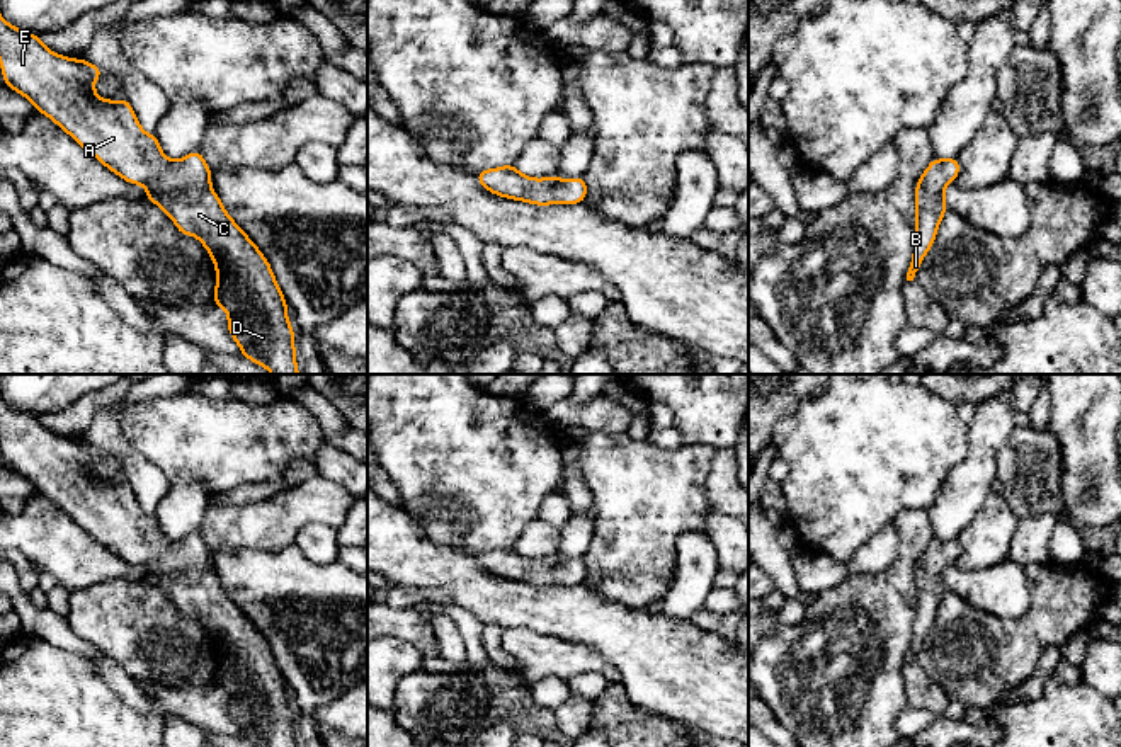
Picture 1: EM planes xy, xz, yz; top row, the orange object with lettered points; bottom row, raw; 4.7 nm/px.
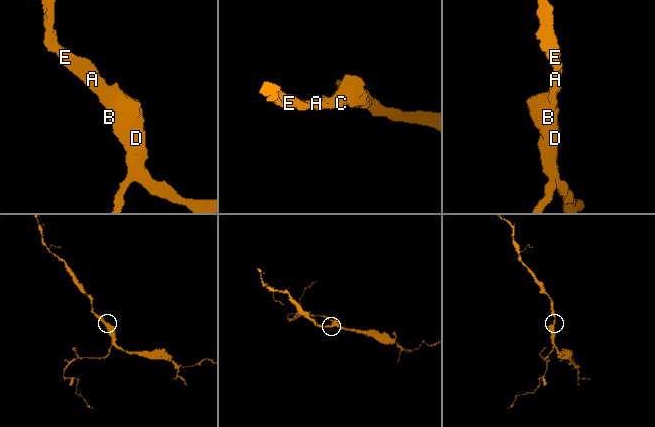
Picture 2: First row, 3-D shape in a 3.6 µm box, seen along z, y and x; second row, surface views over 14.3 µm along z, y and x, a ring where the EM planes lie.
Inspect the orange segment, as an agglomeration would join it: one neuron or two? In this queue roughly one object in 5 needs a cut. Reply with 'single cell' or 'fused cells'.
single cell

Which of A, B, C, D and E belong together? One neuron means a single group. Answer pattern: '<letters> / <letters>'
A B C D E

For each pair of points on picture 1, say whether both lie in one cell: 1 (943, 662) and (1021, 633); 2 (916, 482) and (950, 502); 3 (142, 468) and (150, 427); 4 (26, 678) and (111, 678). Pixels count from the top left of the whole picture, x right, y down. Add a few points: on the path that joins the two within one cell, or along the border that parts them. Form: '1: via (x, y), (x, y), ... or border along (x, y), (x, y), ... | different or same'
1: via (961, 654), (1002, 652) | same
2: border along (960, 461), (944, 477), (936, 501), (927, 509) | different
3: border along (121, 422), (126, 443), (170, 480) | different
4: border along (89, 659), (99, 676), (130, 707) | different

